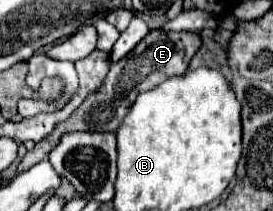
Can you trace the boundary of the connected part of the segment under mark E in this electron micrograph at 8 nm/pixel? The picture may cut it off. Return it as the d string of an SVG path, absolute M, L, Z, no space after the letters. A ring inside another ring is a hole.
M151 30L147 34L147 38L143 42L139 42L139 48L135 48L135 52L131 52L131 56L127 56L127 60L119 60L119 64L111 66L103 86L97 92L93 92L91 96L87 96L83 100L83 104L69 116L69 120L59 122L49 136L45 136L41 142L37 142L35 148L23 156L17 172L29 170L37 162L41 162L47 156L47 152L55 146L55 140L59 140L59 136L63 132L75 132L75 130L115 132L119 128L119 124L123 122L123 118L127 116L127 112L131 110L133 102L137 100L137 94L153 90L155 86L159 86L163 80L167 80L171 76L183 76L197 50L199 50L199 34L191 34L191 32L163 34L161 30Z

